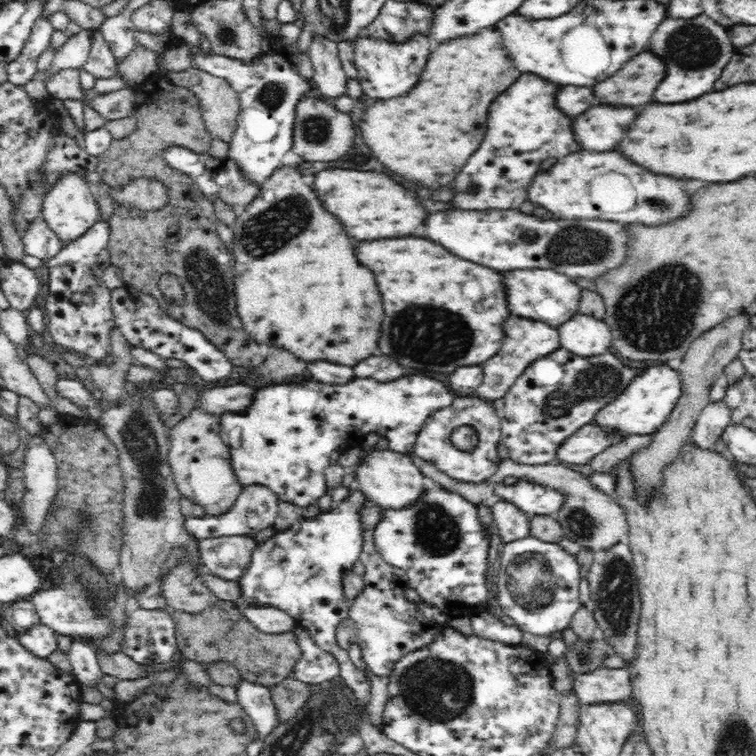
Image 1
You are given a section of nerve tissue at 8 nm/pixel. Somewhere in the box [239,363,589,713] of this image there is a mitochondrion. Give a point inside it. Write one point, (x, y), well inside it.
(528, 579)

